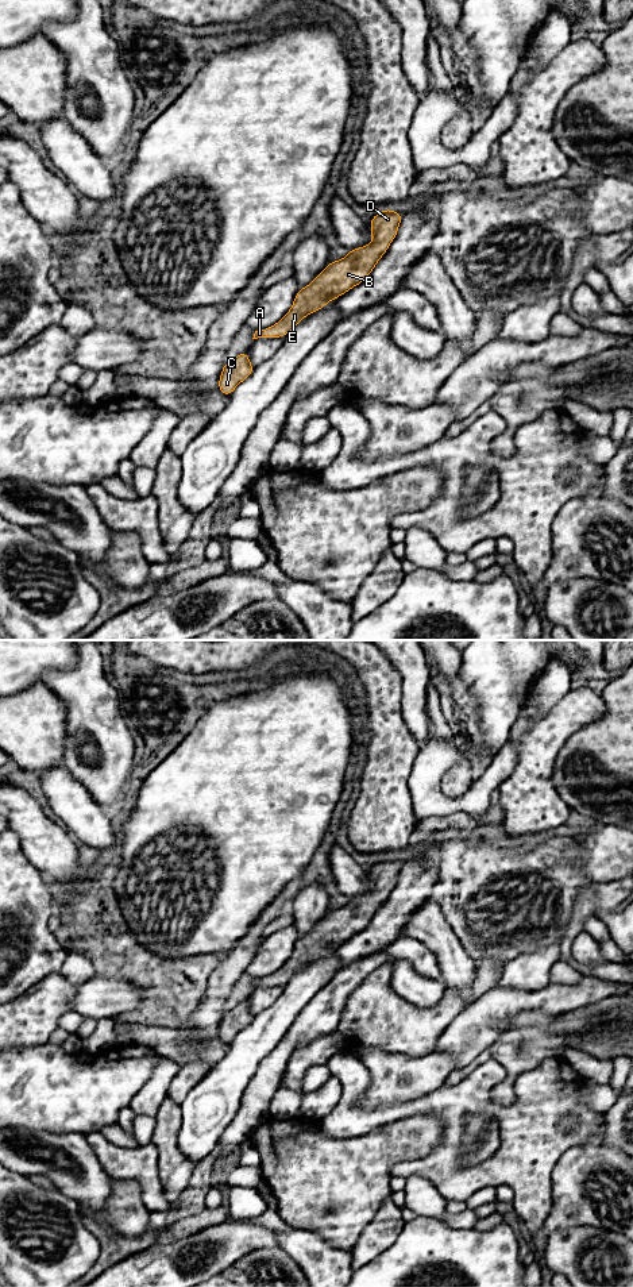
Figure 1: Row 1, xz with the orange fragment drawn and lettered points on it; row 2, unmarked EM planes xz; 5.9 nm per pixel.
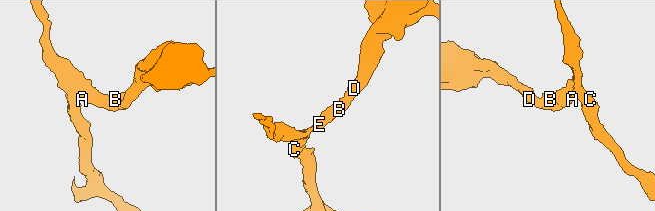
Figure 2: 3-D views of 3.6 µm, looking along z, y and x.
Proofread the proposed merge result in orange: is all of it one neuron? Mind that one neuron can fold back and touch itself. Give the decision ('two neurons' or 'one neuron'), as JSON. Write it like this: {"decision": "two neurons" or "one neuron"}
{"decision": "one neuron"}

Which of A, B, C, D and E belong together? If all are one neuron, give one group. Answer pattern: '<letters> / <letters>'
A B C D E

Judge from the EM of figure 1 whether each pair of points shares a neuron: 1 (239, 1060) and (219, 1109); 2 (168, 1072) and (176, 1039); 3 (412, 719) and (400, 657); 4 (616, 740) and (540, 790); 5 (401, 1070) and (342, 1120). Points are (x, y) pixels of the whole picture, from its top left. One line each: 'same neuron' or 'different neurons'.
1: same neuron
2: different neurons
3: same neuron
4: different neurons
5: different neurons

